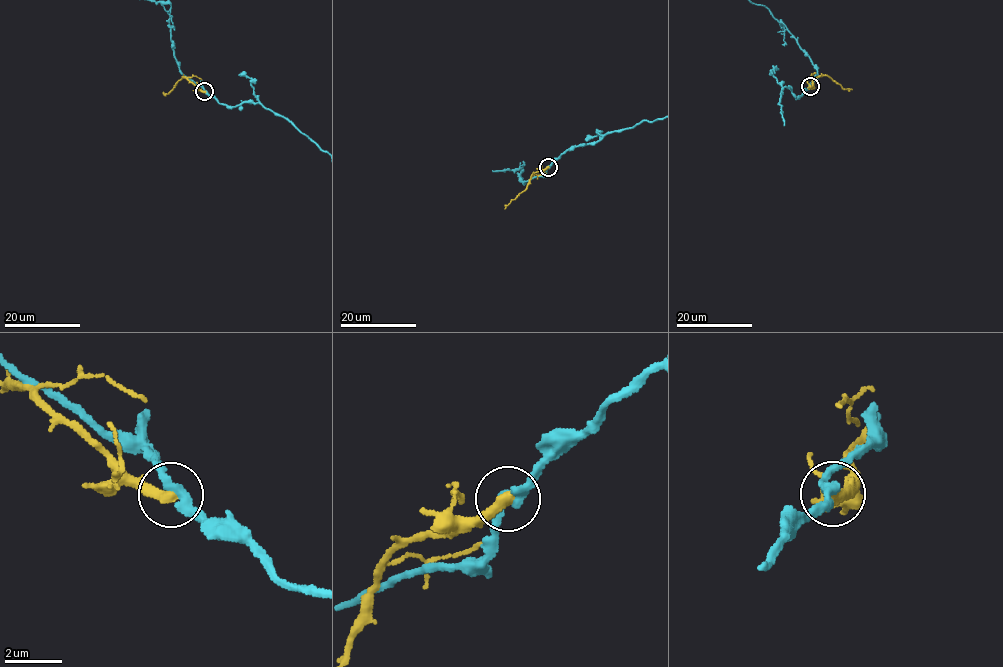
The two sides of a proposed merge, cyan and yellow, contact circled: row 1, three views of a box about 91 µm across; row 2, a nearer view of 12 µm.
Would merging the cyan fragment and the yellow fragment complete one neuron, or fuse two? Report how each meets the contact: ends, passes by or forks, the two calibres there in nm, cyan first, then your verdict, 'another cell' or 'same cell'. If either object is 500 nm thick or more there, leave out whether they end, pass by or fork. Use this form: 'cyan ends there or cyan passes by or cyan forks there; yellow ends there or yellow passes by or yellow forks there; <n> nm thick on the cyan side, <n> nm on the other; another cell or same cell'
cyan passes by; yellow ends there; 320 nm thick on the cyan side, 400 nm on the other; another cell

